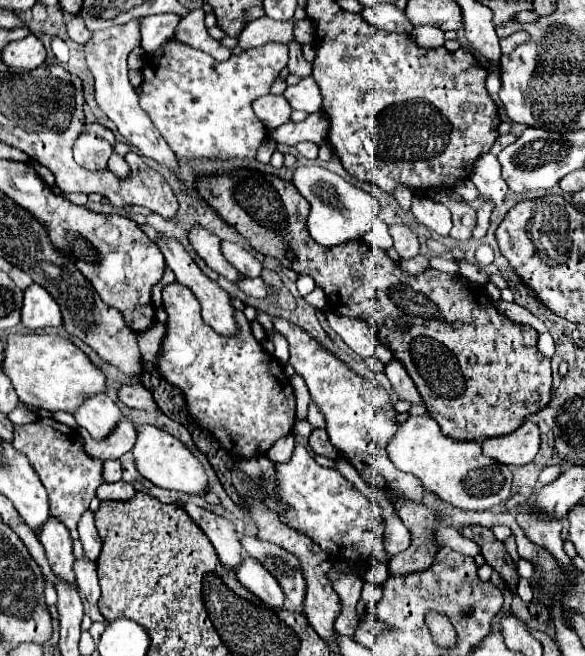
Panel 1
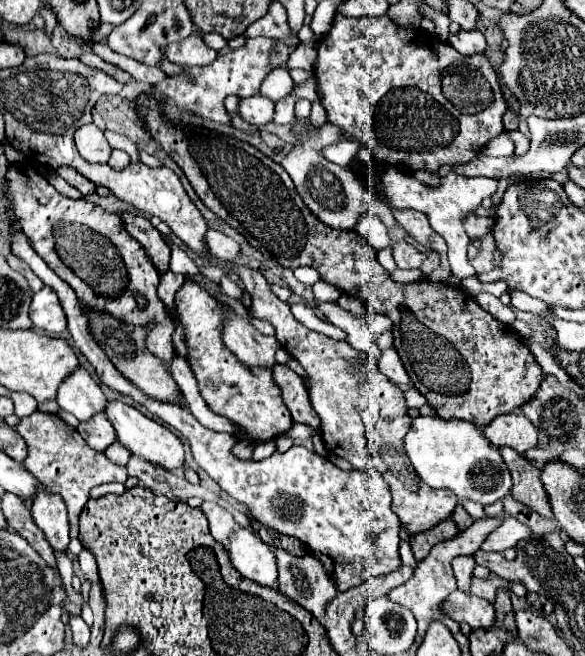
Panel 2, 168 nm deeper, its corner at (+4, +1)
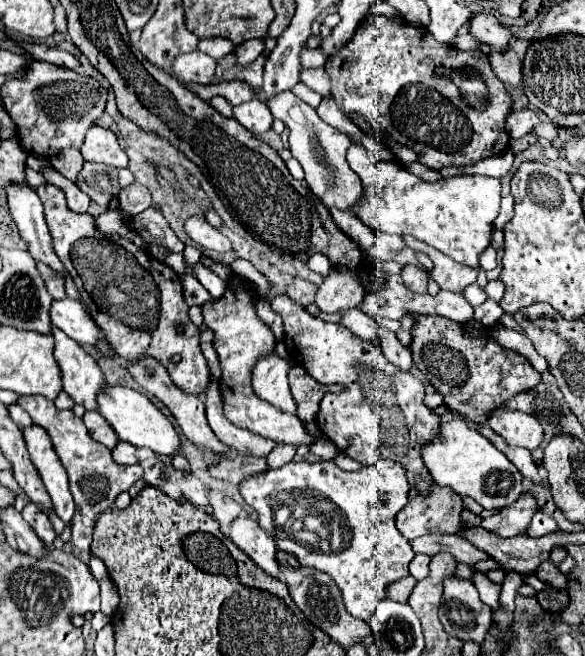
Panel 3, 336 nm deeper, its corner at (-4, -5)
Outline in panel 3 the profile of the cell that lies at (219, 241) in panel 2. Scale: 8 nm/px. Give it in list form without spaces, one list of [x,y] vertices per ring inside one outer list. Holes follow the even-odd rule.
[[[190,217],[184,223],[186,235],[196,241],[198,245],[202,245],[208,251],[218,251],[218,253],[226,253],[232,249],[232,243],[226,235],[222,235],[218,229],[214,229],[204,217]]]

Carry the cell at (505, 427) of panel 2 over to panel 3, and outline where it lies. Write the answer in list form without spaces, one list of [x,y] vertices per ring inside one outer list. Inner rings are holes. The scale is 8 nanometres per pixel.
[[[500,407],[488,415],[486,423],[498,435],[502,435],[508,445],[520,445],[532,451],[542,443],[542,425],[536,421],[534,415]]]

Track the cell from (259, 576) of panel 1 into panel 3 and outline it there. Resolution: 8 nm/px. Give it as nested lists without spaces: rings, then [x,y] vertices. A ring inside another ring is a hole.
[[[236,517],[230,525],[228,537],[250,557],[256,561],[256,565],[266,571],[272,577],[278,577],[278,563],[276,563],[276,543],[272,535],[268,535],[262,527],[258,527],[258,521],[250,517]]]

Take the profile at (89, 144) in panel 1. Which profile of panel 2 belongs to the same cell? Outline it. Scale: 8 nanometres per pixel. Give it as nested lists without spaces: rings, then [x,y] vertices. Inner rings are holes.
[[[94,123],[90,125],[82,125],[76,135],[76,149],[80,153],[82,159],[86,159],[88,163],[106,163],[110,157],[110,145],[102,133],[102,129],[98,129]]]

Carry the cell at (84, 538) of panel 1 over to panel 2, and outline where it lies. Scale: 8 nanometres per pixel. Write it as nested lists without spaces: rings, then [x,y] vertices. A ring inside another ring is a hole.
[[[86,547],[80,551],[80,555],[78,555],[78,561],[80,561],[80,569],[82,569],[84,577],[86,577],[88,581],[98,581],[96,559],[94,559],[94,555],[92,555],[92,553],[90,553]]]

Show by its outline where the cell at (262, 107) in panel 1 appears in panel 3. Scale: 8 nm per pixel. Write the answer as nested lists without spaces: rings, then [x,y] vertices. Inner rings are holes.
[[[252,99],[234,107],[234,119],[244,125],[252,135],[262,135],[272,127],[272,113],[264,99]]]

